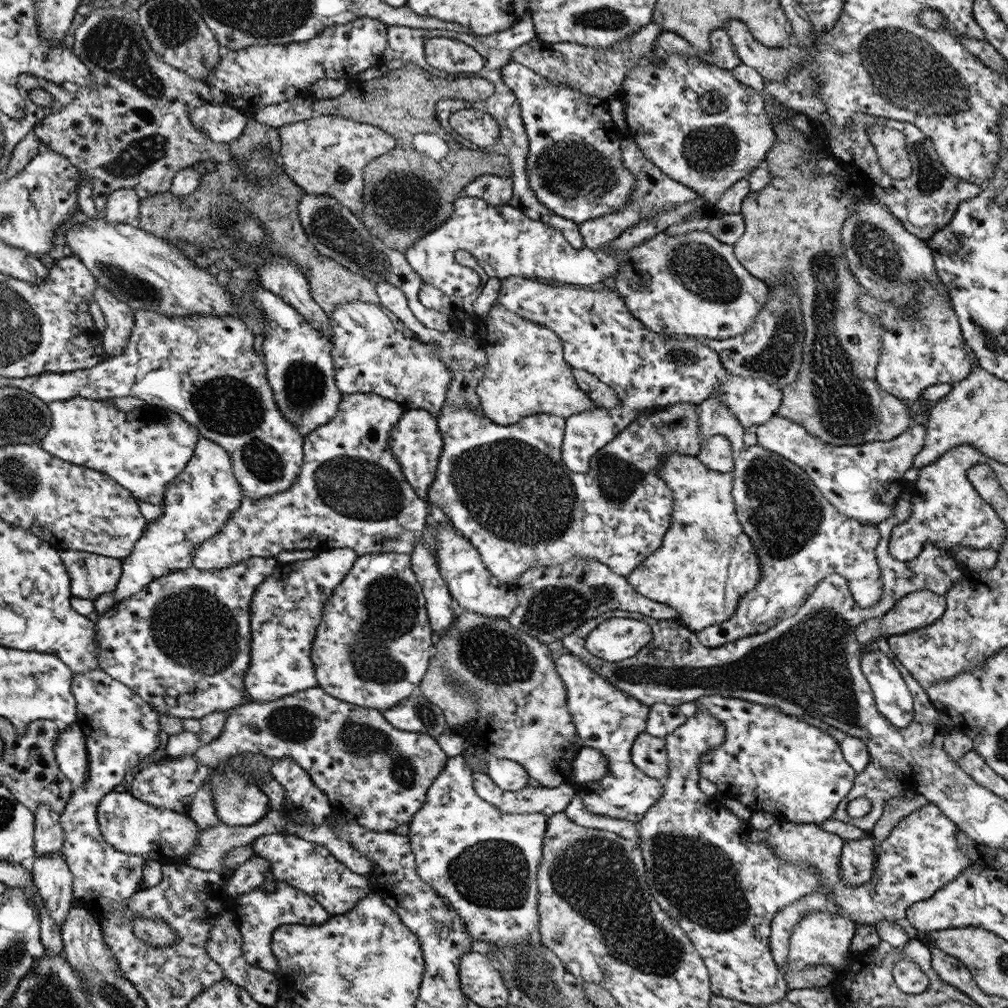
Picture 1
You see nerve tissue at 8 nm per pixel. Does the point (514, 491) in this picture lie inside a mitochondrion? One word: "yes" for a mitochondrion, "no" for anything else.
yes

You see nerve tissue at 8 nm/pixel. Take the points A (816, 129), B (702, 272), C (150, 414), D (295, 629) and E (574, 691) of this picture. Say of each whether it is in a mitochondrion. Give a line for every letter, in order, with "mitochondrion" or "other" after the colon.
A: other
B: mitochondrion
C: other
D: other
E: other

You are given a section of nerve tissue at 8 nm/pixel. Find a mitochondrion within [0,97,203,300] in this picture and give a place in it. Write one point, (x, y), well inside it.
(144, 151)

